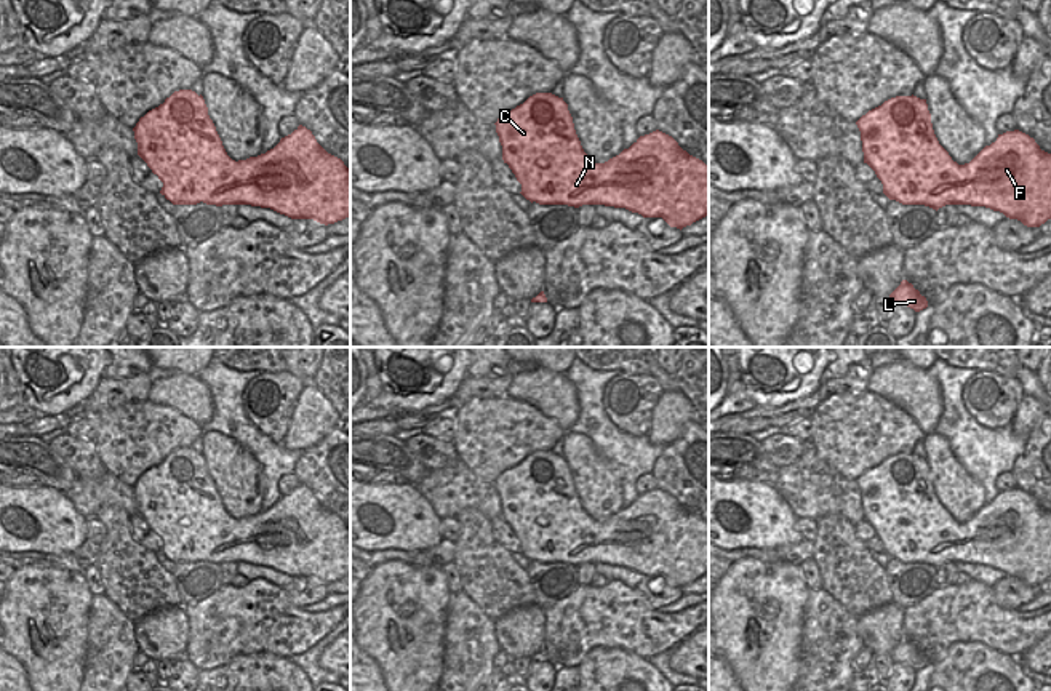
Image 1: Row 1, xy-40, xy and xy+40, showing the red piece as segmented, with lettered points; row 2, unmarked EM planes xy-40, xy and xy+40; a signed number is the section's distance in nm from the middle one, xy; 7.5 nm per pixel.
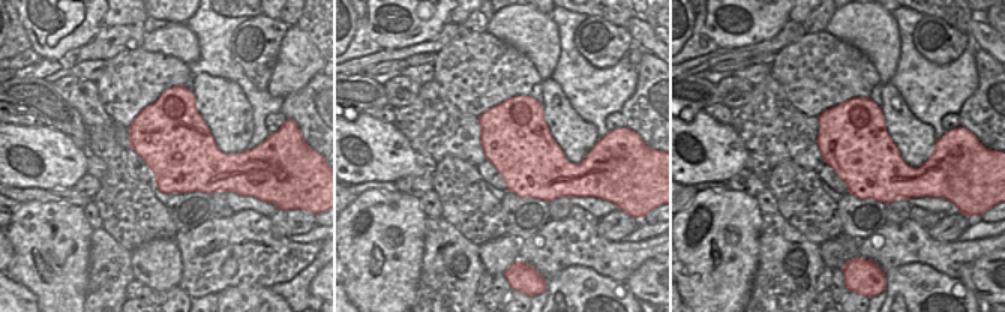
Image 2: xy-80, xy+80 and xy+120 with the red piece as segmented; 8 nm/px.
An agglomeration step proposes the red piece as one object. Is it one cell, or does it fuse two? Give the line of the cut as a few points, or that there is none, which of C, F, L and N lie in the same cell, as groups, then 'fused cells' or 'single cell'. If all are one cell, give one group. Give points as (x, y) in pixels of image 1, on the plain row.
no cut | C F L N | single cell

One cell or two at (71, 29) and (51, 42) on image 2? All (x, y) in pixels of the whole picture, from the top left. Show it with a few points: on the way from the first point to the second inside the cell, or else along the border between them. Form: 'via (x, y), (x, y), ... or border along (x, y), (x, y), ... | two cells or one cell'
via (66, 29), (56, 38) | one cell

